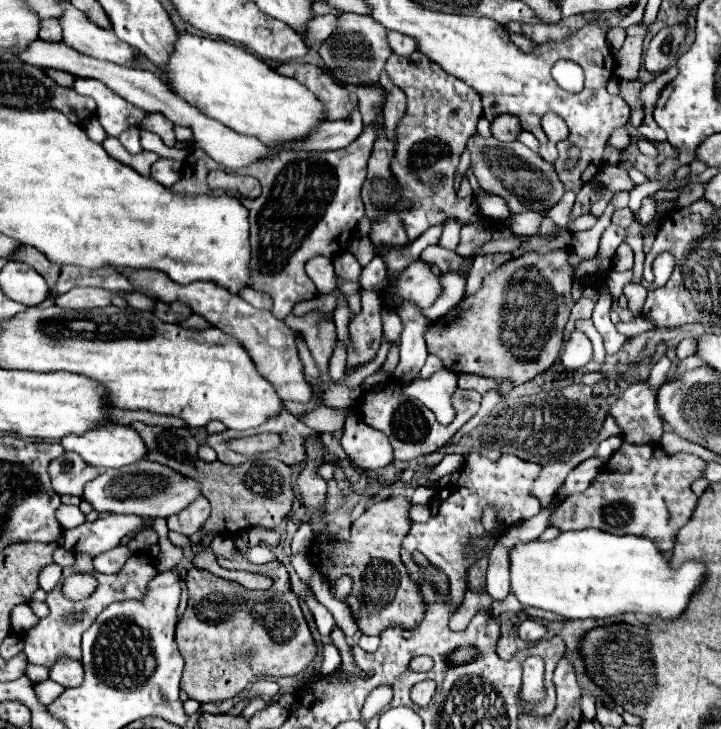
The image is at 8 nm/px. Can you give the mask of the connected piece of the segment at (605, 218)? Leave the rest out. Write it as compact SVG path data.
M609 202L607 210L603 212L603 216L599 218L599 222L597 222L591 230L573 234L571 244L569 244L571 254L577 256L577 258L581 258L581 260L589 260L589 258L593 258L595 252L597 252L597 246L599 246L599 238L601 238L603 230L609 226L611 216L613 216L613 206L611 206L611 202Z

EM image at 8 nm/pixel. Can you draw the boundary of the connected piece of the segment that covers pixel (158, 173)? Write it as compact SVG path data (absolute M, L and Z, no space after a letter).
M159 158L151 168L151 178L155 182L163 184L165 188L171 188L181 178L181 168L183 168L183 164L177 162L177 160Z

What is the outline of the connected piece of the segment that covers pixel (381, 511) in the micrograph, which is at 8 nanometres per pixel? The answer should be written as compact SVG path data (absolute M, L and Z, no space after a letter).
M391 496L383 502L367 508L351 526L351 538L341 540L337 536L321 536L313 542L311 560L333 584L341 574L353 576L353 592L347 604L357 618L359 628L365 634L379 634L385 628L417 628L427 612L423 598L423 582L409 578L405 564L401 562L399 548L405 532L409 532L407 518L409 500L405 496Z

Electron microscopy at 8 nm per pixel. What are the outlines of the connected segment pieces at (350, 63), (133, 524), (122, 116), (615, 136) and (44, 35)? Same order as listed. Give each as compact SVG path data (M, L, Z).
M343 12L337 16L337 30L319 46L319 54L325 66L331 70L335 80L345 86L365 86L377 82L381 70L389 58L389 44L387 44L387 30L385 26L377 24L371 16L361 14L347 14Z
M103 516L95 522L83 522L77 528L69 528L63 532L63 548L69 552L83 552L89 556L99 556L101 552L113 550L119 546L119 540L141 528L141 518L137 516Z
M77 78L71 88L77 94L91 96L97 102L97 118L109 136L119 136L127 128L139 126L139 122L145 118L141 108L129 104L99 80Z
M617 128L611 132L608 143L619 150L623 150L629 145L631 139L632 137L626 128Z
M47 18L41 20L41 30L39 30L41 40L61 40L61 26L57 18Z

